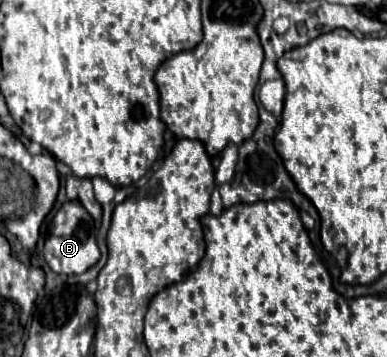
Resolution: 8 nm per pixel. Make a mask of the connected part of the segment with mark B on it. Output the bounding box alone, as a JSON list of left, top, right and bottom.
[45,201,99,273]

